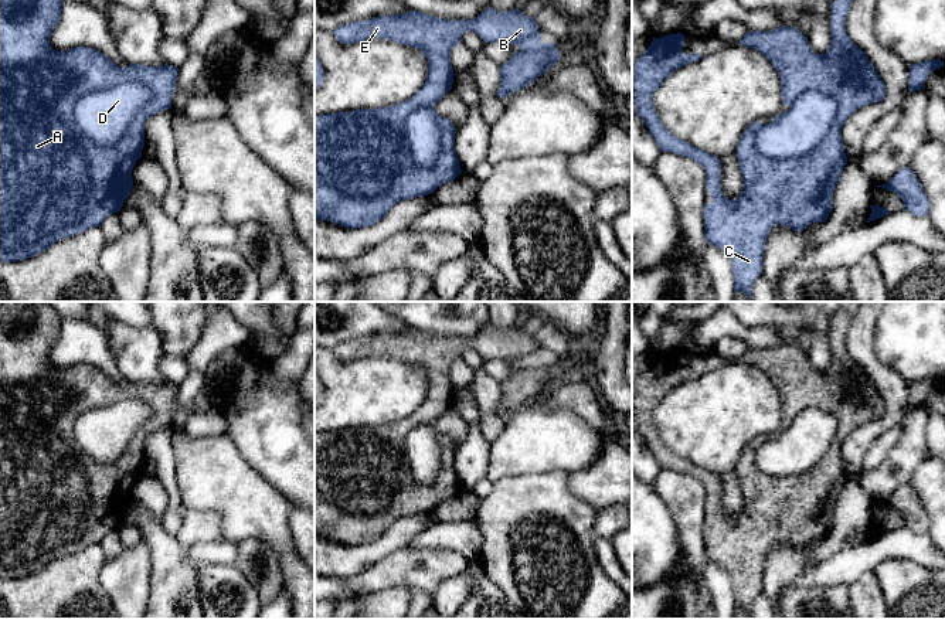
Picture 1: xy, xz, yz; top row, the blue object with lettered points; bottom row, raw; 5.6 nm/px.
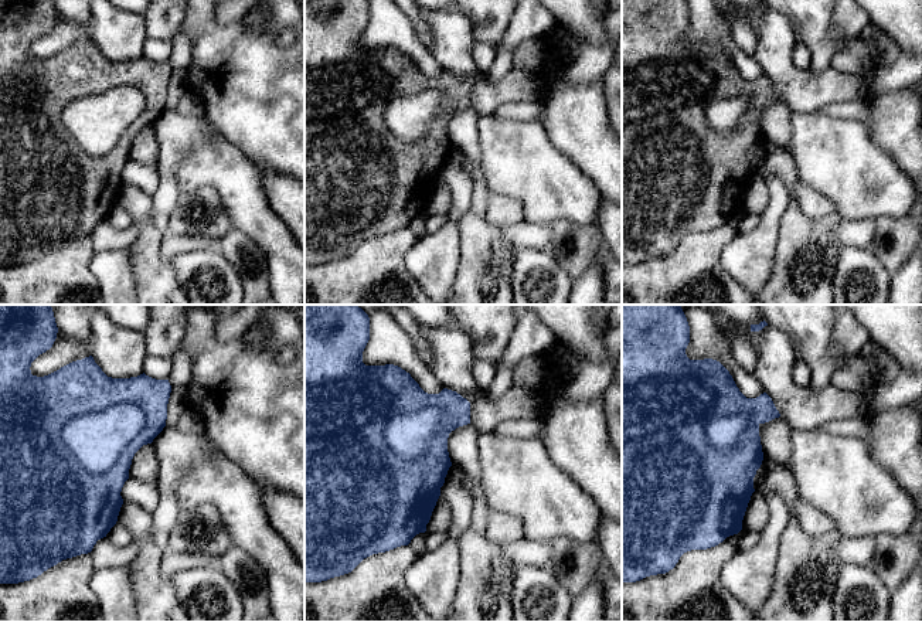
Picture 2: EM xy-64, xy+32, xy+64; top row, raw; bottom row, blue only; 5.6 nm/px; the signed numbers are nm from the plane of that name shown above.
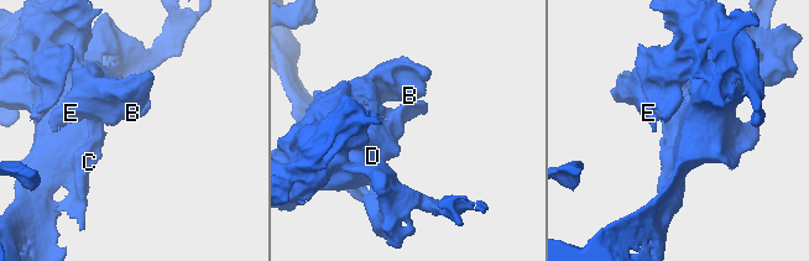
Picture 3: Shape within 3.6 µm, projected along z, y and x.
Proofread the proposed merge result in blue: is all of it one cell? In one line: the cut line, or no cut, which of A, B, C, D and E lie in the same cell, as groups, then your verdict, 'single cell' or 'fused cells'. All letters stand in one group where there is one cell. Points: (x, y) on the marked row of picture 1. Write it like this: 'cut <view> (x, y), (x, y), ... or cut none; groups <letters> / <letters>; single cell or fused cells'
cut xy (152, 91), (121, 82), (87, 92), (74, 106), (74, 123); groups A B C E / D; fused cells

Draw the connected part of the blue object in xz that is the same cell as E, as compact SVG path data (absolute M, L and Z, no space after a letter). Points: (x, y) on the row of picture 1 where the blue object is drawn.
M487 7L472 20L446 20L409 10L407 14L378 16L349 23L333 31L341 44L381 38L419 48L428 59L428 76L412 98L397 105L315 115L315 218L344 228L370 227L381 221L398 201L432 194L439 186L462 174L453 147L456 132L452 120L438 119L442 150L431 167L418 167L414 163L404 127L409 113L434 108L452 89L451 50L460 44L462 34L469 30L475 31L483 42L503 42L521 48L500 67L499 98L506 98L533 84L560 59L558 48L541 41L534 17L527 17L519 8L502 13Z

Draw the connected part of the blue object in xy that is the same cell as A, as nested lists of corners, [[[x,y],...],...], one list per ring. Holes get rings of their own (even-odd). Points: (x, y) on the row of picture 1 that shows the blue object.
[[[0,0],[0,262],[17,262],[35,256],[54,242],[101,227],[106,217],[119,212],[133,186],[132,170],[142,157],[145,147],[145,120],[164,109],[171,109],[171,99],[177,82],[179,68],[164,64],[162,67],[129,64],[120,68],[105,54],[91,47],[77,47],[57,51],[50,45],[50,35],[61,20],[64,0]],[[123,82],[140,82],[152,91],[152,99],[129,123],[123,137],[115,146],[94,143],[74,120],[74,106],[79,98],[96,91],[111,89]]]

